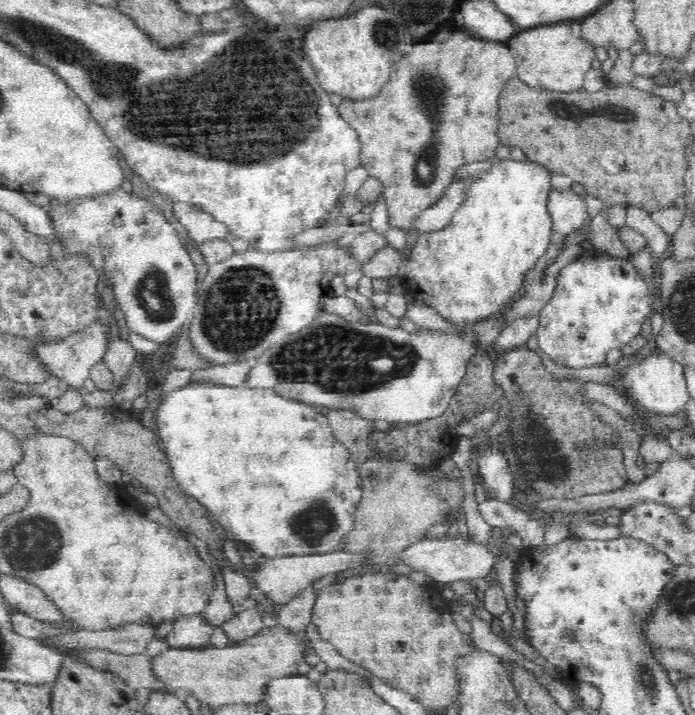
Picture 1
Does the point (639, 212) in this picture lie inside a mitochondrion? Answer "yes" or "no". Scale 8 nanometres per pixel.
no

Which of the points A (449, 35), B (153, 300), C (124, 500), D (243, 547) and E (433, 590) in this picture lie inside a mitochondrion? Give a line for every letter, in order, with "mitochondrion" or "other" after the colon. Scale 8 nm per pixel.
A: other
B: mitochondrion
C: other
D: other
E: other

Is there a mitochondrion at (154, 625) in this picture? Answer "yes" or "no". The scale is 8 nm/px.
no

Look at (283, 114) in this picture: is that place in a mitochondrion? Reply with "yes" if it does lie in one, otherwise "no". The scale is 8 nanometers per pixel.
yes

